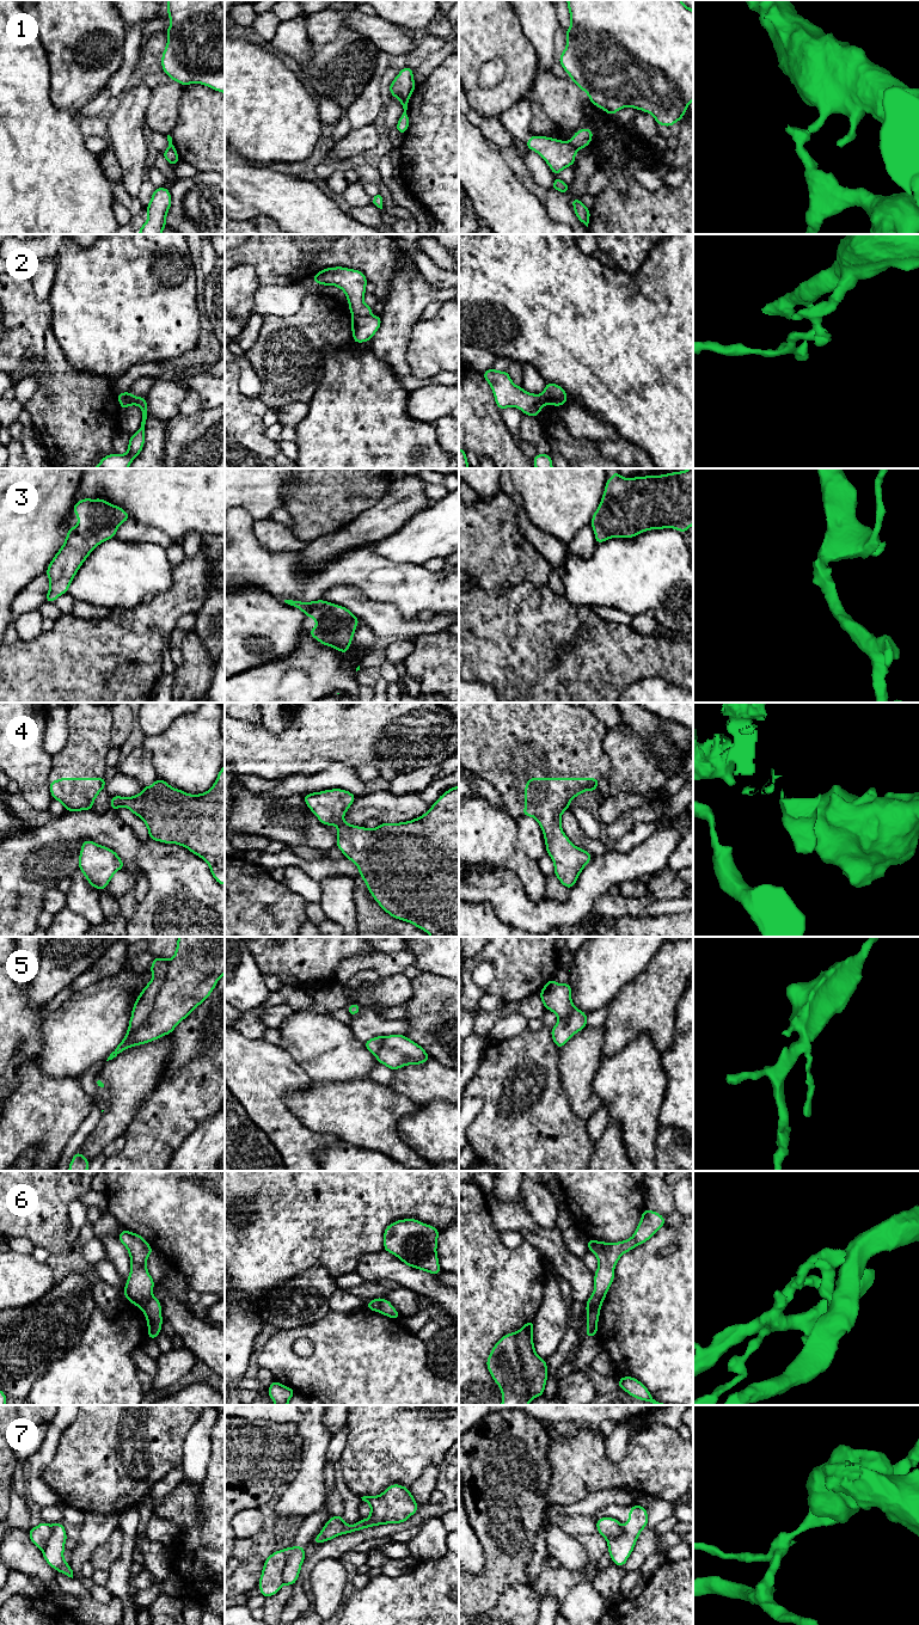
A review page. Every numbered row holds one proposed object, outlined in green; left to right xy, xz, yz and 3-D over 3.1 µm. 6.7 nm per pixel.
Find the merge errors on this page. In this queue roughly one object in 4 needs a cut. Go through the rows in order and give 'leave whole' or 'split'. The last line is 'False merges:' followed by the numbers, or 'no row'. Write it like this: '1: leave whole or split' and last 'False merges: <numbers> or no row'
1: split
2: split
3: leave whole
4: leave whole
5: split
6: split
7: split
False merges: 1, 2, 5, 6, 7

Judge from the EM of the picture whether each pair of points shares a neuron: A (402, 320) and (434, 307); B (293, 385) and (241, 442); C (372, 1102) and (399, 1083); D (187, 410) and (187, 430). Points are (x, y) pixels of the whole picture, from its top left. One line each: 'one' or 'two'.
A: two
B: two
C: two
D: two

